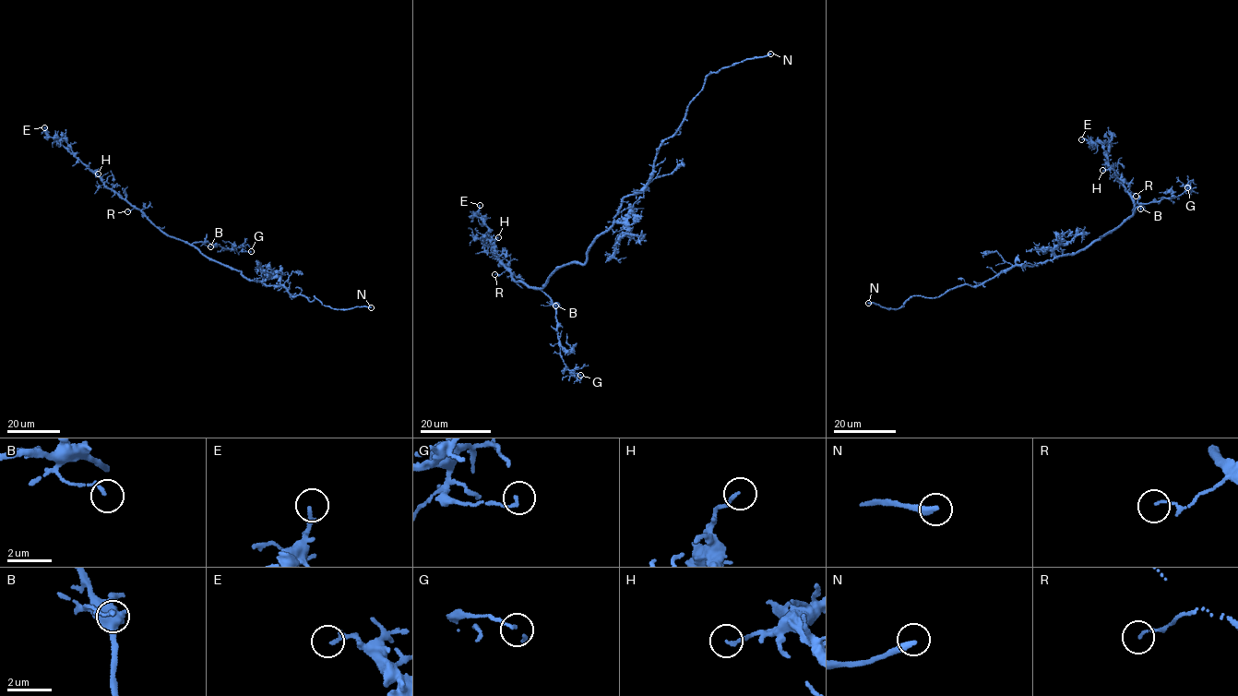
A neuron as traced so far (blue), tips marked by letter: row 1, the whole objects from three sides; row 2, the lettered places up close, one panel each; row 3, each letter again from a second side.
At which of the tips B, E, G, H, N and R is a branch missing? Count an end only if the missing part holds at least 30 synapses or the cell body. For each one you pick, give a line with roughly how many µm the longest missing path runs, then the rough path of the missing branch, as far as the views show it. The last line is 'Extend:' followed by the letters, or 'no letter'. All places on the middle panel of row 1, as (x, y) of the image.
N: missing 10 µm; course (770, 54), (785, 51), (788, 54)
Extend: N

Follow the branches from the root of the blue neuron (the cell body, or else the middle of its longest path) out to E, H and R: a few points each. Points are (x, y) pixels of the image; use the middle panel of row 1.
E: (586, 260), (554, 269), (540, 288), (517, 282), (485, 237), (488, 227), (476, 215), (480, 205)
H: (586, 260), (556, 268), (541, 287), (535, 289), (517, 282), (494, 254), (498, 237)
R: (586, 260), (584, 264), (570, 262), (554, 269), (540, 288), (517, 282), (506, 270), (494, 274)

